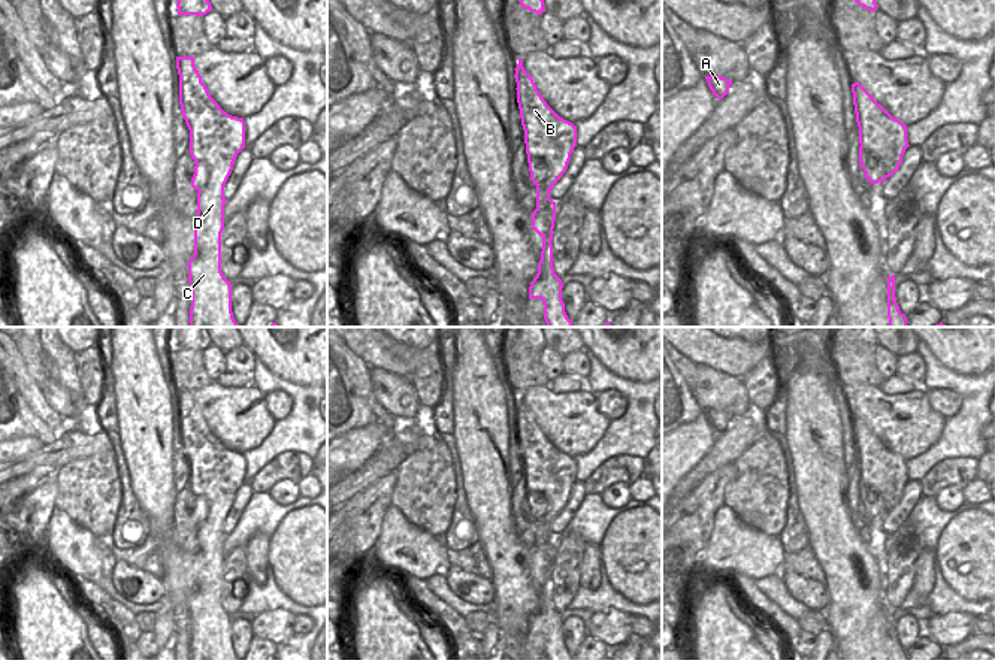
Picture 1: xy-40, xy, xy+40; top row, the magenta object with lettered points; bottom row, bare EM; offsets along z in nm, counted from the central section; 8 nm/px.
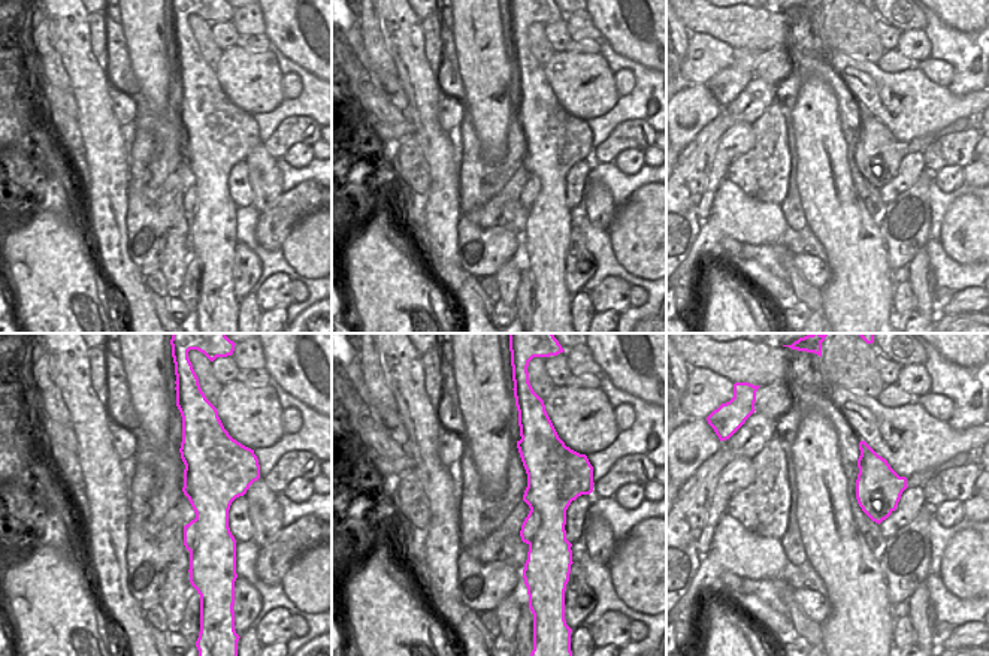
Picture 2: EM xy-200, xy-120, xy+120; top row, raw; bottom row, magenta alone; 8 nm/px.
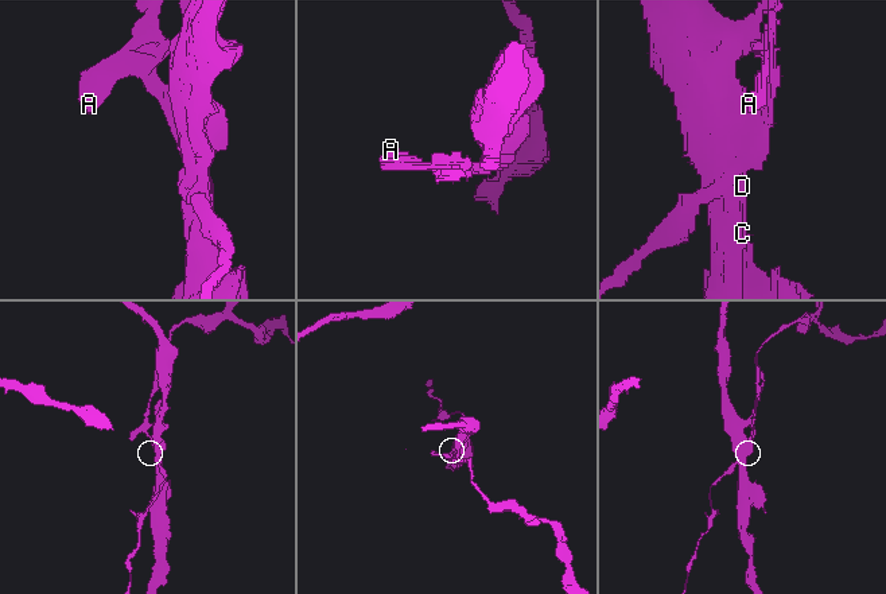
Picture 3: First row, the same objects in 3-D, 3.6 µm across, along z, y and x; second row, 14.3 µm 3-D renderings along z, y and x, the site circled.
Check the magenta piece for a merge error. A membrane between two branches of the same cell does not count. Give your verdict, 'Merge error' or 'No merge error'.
Merge error

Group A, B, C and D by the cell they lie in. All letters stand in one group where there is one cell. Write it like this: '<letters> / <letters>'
A / B C D

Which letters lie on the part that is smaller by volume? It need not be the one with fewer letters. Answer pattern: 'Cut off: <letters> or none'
Cut off: A

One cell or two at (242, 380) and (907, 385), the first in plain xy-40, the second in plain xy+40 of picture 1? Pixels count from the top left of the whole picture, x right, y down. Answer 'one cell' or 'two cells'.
one cell

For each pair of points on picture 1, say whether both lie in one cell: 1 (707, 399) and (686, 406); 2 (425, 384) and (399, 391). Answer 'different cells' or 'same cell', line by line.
1: different cells
2: different cells

